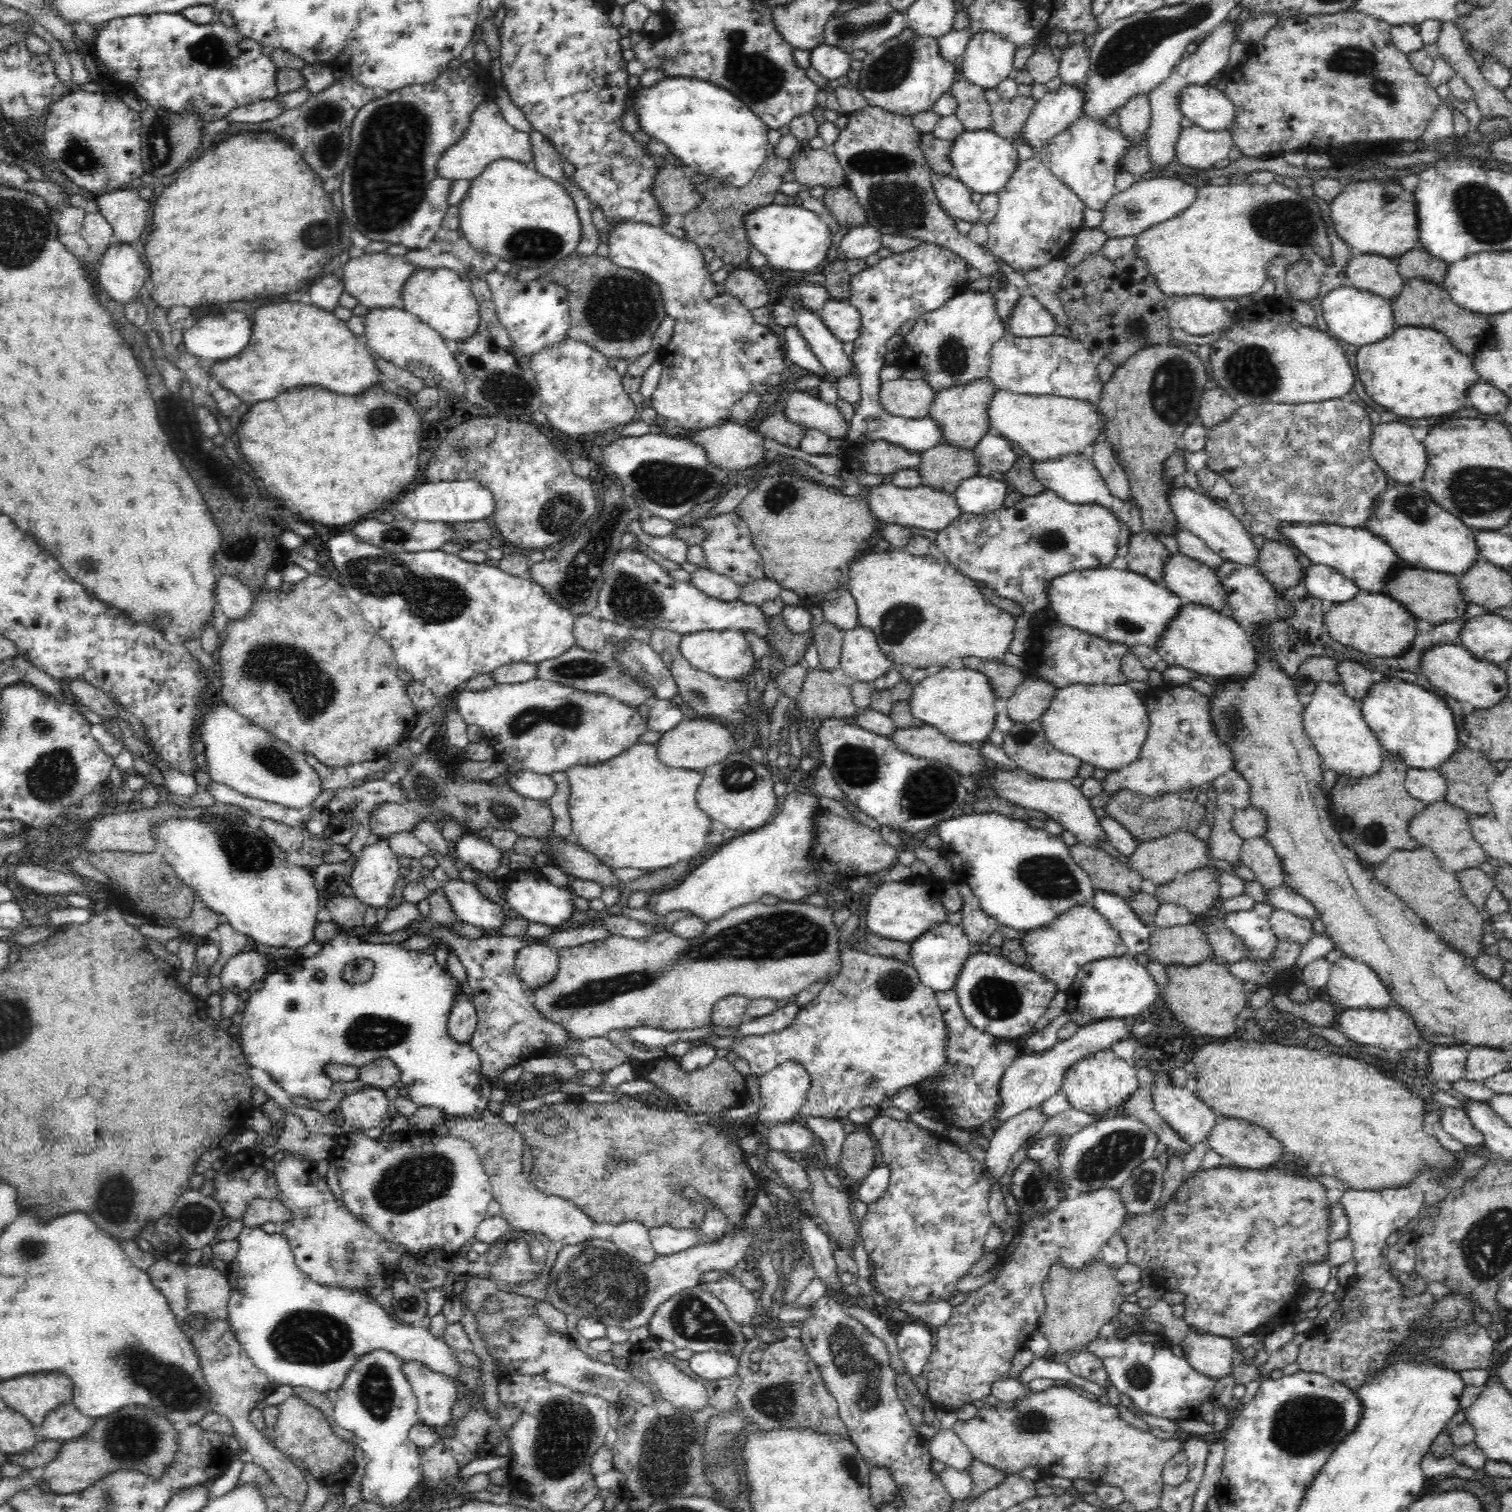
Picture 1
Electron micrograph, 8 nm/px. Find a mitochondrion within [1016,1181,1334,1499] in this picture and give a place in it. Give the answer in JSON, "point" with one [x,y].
{"point":[1139,1376]}

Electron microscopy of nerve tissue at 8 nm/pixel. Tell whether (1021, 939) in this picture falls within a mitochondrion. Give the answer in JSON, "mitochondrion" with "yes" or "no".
{"mitochondrion":"no"}

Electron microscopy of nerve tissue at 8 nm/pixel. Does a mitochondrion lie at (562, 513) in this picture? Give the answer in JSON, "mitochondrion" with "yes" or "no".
{"mitochondrion":"yes"}

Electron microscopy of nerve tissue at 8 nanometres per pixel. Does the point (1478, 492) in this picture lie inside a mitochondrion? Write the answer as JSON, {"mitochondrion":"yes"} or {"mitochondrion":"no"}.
{"mitochondrion":"yes"}

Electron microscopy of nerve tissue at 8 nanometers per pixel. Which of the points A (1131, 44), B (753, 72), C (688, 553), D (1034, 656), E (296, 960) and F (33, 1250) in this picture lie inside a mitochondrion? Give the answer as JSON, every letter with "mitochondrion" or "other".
{"A":"mitochondrion","B":"mitochondrion","C":"other","D":"other","E":"other","F":"mitochondrion"}

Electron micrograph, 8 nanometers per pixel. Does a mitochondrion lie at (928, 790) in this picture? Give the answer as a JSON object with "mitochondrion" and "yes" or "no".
{"mitochondrion":"yes"}

